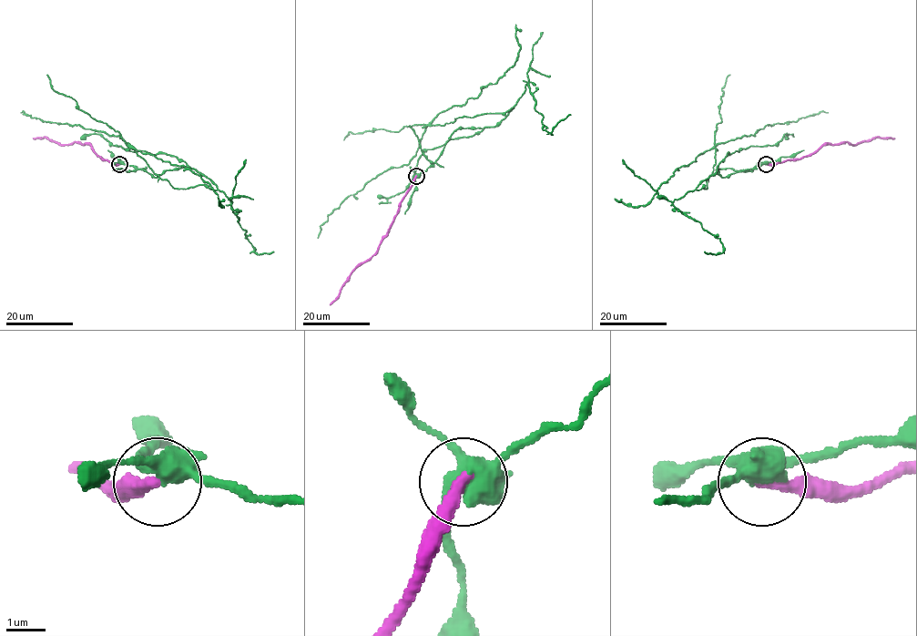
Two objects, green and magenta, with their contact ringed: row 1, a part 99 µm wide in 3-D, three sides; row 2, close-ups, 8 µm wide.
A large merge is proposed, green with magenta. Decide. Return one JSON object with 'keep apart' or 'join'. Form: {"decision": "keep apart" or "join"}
{"decision": "keep apart"}

